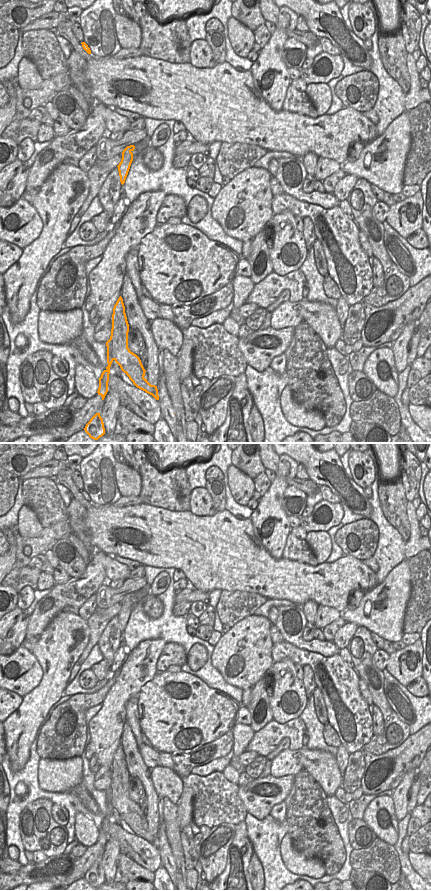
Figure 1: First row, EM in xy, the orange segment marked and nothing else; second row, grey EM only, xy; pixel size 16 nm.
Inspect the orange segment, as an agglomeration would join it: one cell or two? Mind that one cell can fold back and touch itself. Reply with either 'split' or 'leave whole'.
split

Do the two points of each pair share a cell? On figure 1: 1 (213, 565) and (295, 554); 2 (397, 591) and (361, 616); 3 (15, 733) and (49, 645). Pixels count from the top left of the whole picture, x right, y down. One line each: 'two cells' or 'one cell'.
1: two cells
2: one cell
3: one cell

